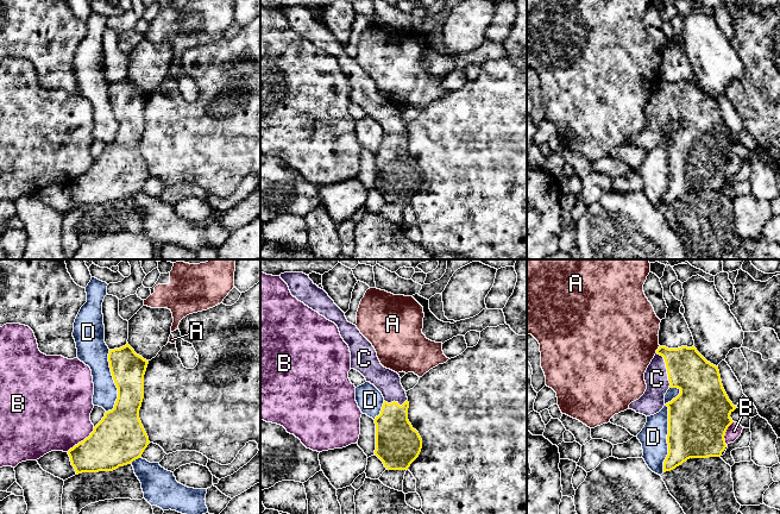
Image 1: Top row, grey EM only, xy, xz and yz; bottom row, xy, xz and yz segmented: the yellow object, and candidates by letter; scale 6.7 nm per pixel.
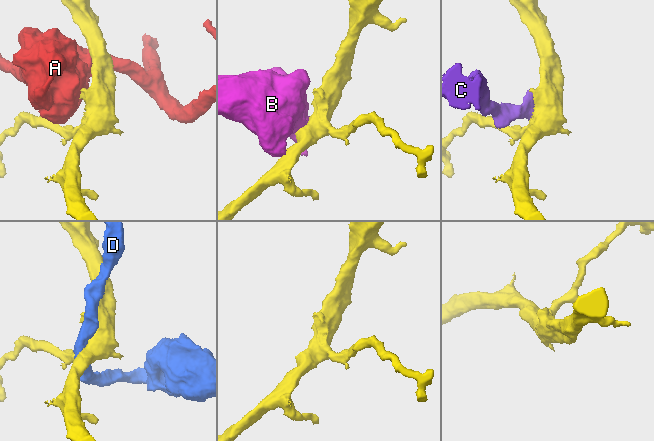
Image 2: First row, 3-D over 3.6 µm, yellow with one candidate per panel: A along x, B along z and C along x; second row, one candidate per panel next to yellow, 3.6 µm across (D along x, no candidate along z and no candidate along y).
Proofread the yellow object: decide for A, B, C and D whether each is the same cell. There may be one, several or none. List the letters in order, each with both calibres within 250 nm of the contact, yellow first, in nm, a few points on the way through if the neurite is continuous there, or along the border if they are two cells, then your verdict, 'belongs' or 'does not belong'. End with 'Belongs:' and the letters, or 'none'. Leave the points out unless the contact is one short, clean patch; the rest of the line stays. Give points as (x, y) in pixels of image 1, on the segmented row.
A: calibres 280 and 480 nm; does not belong
B: calibres 360 and 480 nm; does not belong
C: calibres 280 and 160 nm; belongs
D: calibres 420 and 190 nm; does not belong
Belongs: C

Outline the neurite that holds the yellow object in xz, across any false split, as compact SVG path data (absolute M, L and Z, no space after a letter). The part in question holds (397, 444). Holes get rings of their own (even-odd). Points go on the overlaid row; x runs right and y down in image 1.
M284 272L279 276L294 297L338 326L350 347L351 369L359 371L384 397L380 414L375 419L375 455L388 470L408 470L421 452L422 439L408 420L409 402L400 375L380 364L372 344L308 275Z

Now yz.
M659 346L644 372L647 389L644 394L629 405L629 409L646 416L668 407L668 455L663 462L663 472L671 471L690 458L721 457L725 450L725 432L734 422L730 414L737 408L729 400L718 366L707 362L694 346L668 349ZM669 388L678 388L680 394L671 402L665 402Z

